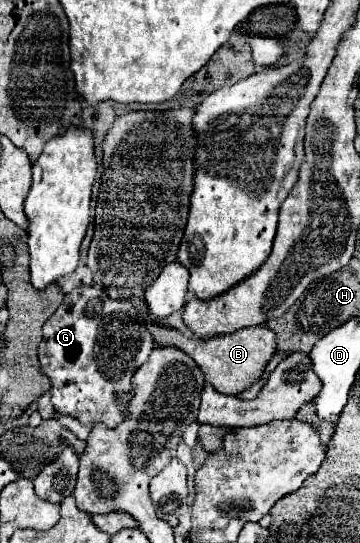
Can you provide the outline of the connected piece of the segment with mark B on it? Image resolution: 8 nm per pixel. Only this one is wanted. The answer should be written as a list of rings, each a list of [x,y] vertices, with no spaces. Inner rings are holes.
[[[142,300],[140,306],[138,306],[138,312],[142,314],[144,322],[146,322],[146,328],[148,332],[152,334],[152,340],[156,346],[176,346],[180,348],[182,352],[186,352],[196,364],[198,368],[202,370],[204,374],[204,380],[208,384],[212,384],[218,392],[222,394],[240,394],[242,390],[246,390],[264,370],[264,366],[268,364],[270,356],[274,354],[276,350],[276,338],[274,338],[274,332],[264,328],[264,326],[254,326],[254,328],[244,328],[244,330],[238,330],[238,332],[232,332],[232,334],[220,334],[220,336],[210,336],[210,338],[188,338],[184,336],[180,330],[176,328],[168,328],[168,326],[162,326],[158,322],[154,322],[150,318],[150,312],[148,312],[148,306],[146,302]]]

